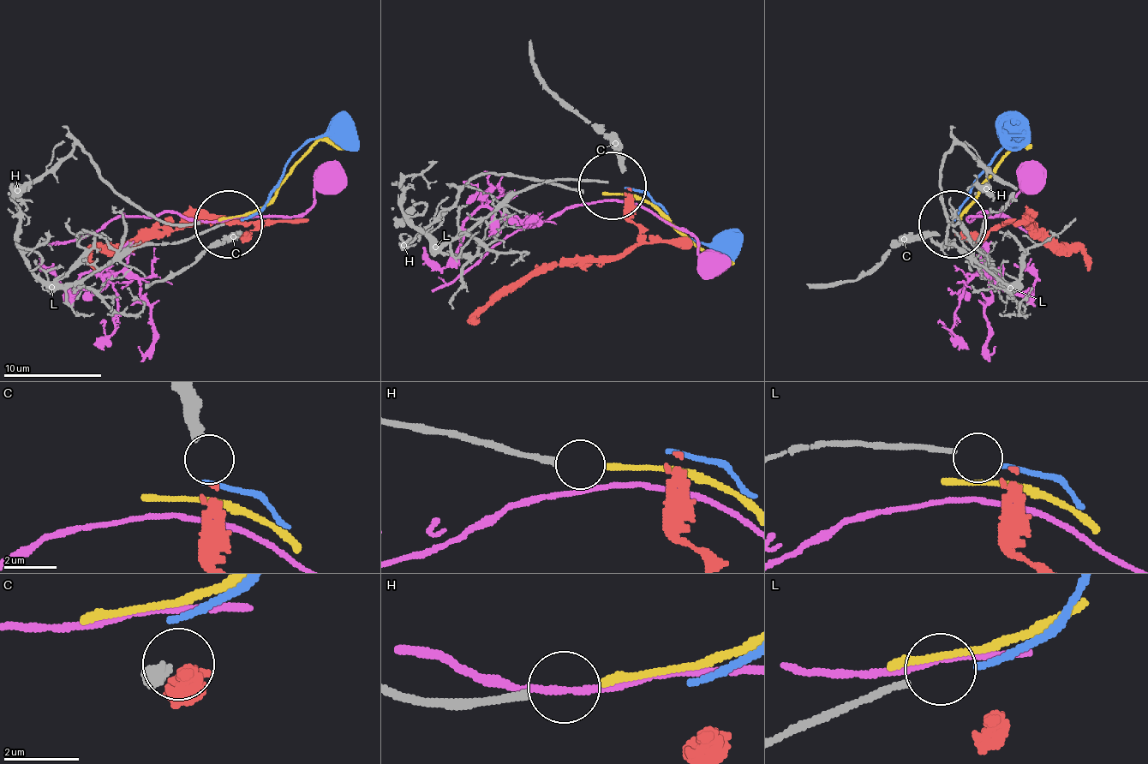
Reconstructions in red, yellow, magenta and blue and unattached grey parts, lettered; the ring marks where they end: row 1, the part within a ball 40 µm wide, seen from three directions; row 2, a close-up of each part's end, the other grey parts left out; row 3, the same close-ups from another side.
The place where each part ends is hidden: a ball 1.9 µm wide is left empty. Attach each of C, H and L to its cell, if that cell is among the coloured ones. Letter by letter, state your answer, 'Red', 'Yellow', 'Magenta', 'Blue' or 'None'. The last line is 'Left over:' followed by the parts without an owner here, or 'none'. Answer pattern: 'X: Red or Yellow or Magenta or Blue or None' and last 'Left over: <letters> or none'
C: Red
H: Yellow
L: Blue
Left over: none

